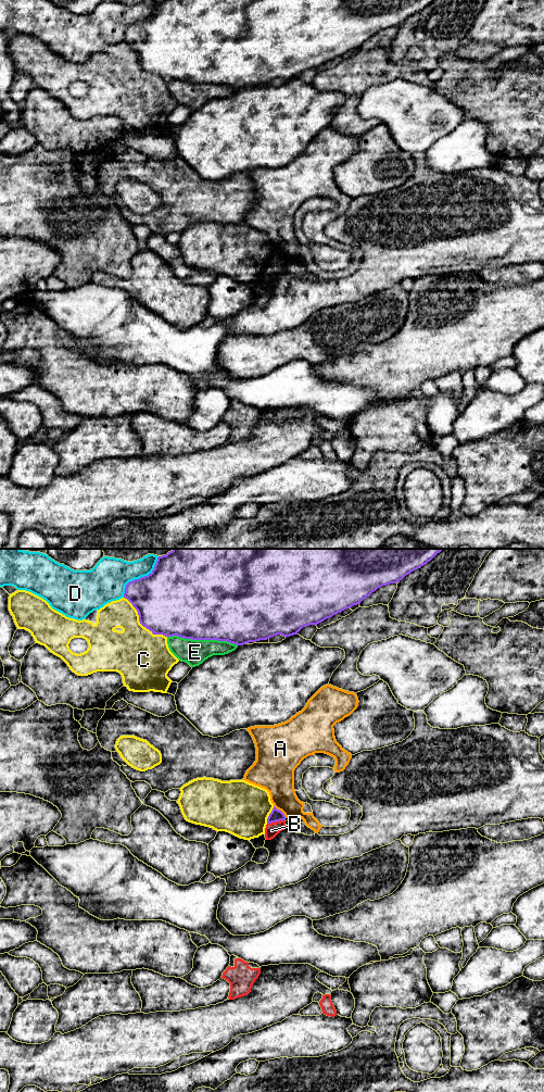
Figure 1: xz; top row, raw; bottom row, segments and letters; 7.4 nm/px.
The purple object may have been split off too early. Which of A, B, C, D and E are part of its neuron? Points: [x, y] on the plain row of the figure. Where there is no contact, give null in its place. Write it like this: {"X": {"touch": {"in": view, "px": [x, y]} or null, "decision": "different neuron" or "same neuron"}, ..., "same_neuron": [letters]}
{"A": {"touch": {"in": "xz", "px": [280, 254]}, "decision": "different neuron"}, "B": {"touch": {"in": "xz", "px": [276, 264]}, "decision": "different neuron"}, "C": {"touch": {"in": "xz", "px": [140, 66]}, "decision": "different neuron"}, "D": {"touch": {"in": "xz", "px": [141, 21]}, "decision": "different neuron"}, "E": {"touch": {"in": "xz", "px": [202, 83]}, "decision": "different neuron"}, "same_neuron": []}

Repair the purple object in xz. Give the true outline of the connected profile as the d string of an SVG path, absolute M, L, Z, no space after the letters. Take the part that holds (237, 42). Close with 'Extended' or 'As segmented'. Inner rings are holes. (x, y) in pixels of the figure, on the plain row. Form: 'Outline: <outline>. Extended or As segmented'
Outline: M159 0L154 13L148 20L129 25L126 28L124 41L137 53L140 67L153 78L165 80L178 79L192 84L218 84L228 85L237 89L249 86L267 84L281 78L290 80L306 70L318 68L327 62L342 54L360 48L374 35L382 29L396 27L406 18L420 12L434 0Z. As segmented

